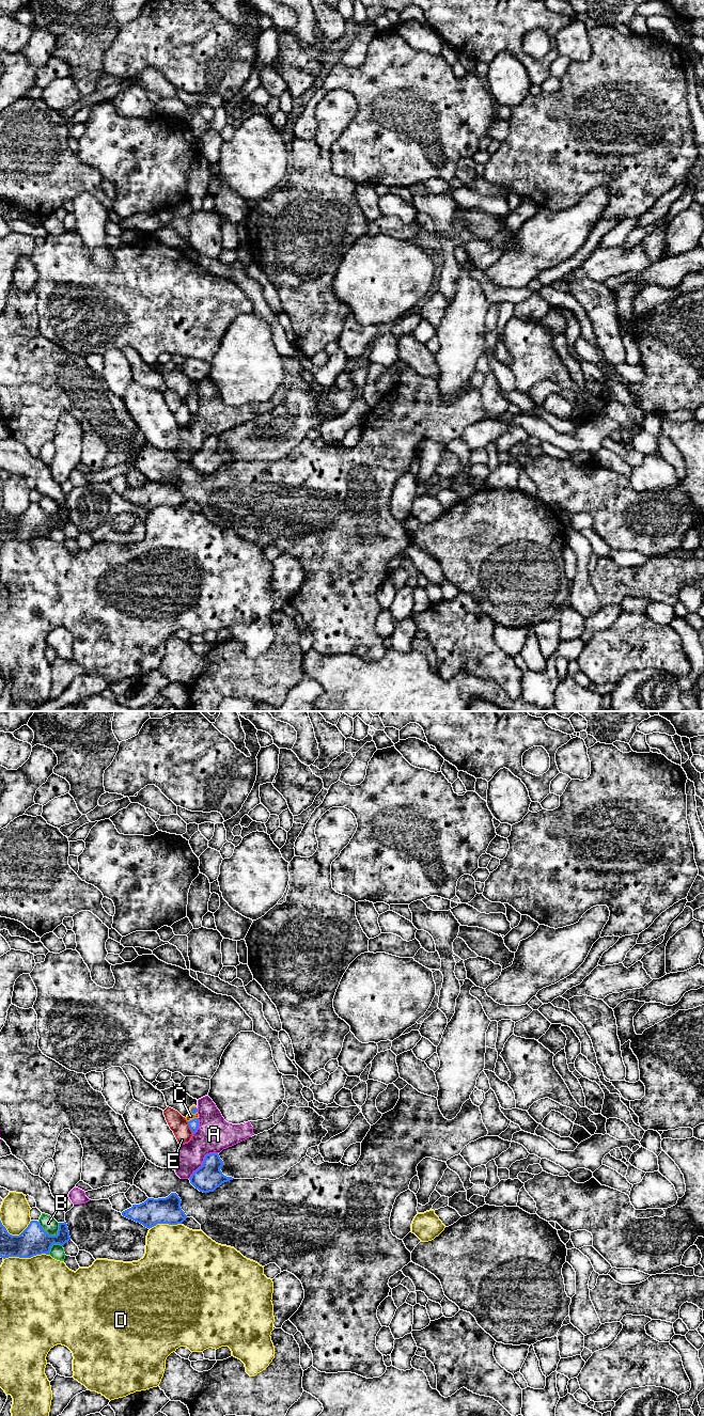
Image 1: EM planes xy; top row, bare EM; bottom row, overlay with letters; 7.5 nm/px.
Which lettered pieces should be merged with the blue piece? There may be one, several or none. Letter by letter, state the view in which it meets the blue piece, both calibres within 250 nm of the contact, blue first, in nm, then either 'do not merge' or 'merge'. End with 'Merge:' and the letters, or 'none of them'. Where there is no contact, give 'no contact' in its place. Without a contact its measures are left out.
A: meets blue in xy; 200 nm thick on the blue side, 260 nm on the other; do not merge
B: meets blue in xy; 220 nm thick on the blue side, 110 nm on the other; do not merge
C: meets blue in xy; 80 nm thick on the blue side, 60 nm on the other; merge
D: meets blue in xy; 220 nm thick on the blue side, 480 nm on the other; do not merge
E: meets blue in xy; 80 nm thick on the blue side, 140 nm on the other; do not merge
Merge: C

